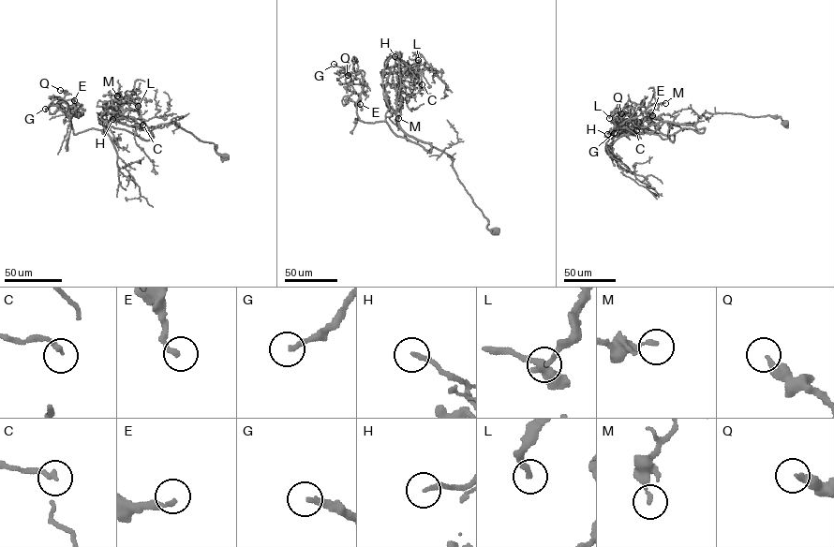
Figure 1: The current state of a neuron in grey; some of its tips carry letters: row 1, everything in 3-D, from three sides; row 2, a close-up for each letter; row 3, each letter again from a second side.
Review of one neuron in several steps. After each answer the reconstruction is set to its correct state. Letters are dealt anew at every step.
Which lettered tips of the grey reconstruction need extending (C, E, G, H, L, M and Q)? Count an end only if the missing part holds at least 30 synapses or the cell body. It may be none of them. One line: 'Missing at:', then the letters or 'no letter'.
Missing at: G

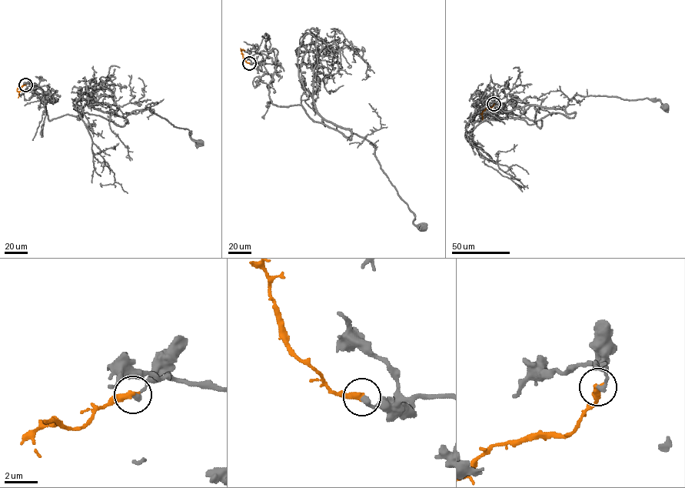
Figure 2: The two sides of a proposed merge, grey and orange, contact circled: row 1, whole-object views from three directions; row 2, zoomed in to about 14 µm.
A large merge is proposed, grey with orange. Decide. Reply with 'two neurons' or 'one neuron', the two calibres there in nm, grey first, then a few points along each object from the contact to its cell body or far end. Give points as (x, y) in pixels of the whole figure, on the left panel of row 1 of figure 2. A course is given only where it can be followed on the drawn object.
two neurons; calibres 320 and 400 nm; course grey (25, 85), (46, 85), (49, 120), (86, 112), (122, 126), (129, 114), (148, 108), (200, 142); course orange (25, 85), (17, 89), (18, 98)

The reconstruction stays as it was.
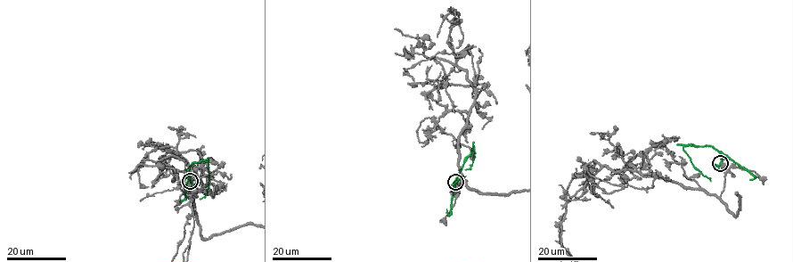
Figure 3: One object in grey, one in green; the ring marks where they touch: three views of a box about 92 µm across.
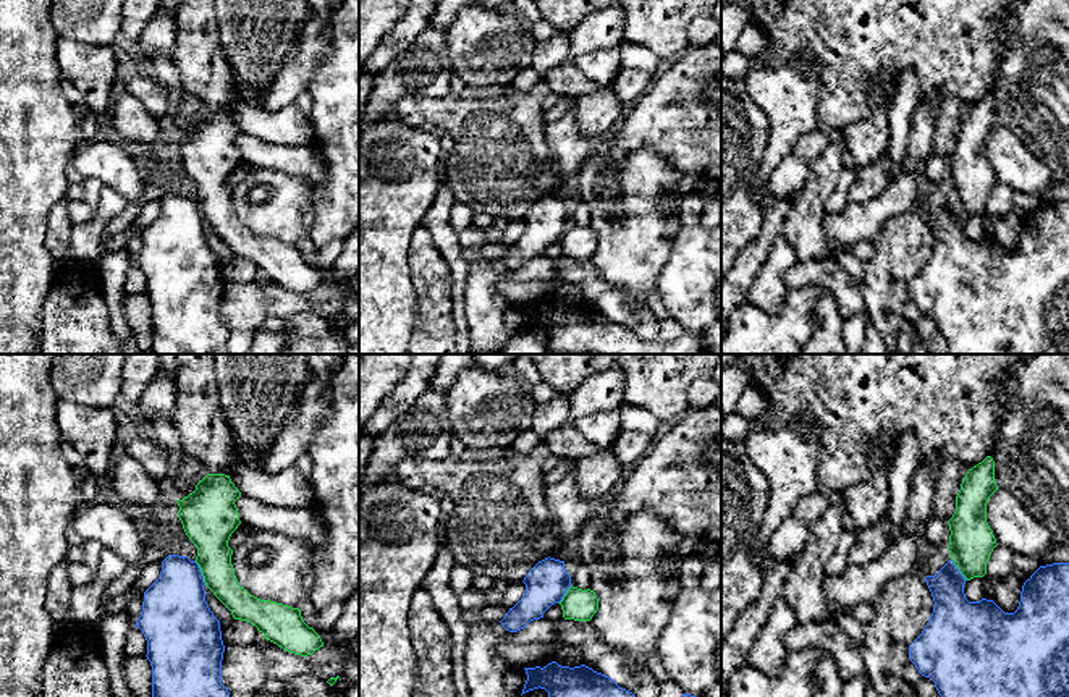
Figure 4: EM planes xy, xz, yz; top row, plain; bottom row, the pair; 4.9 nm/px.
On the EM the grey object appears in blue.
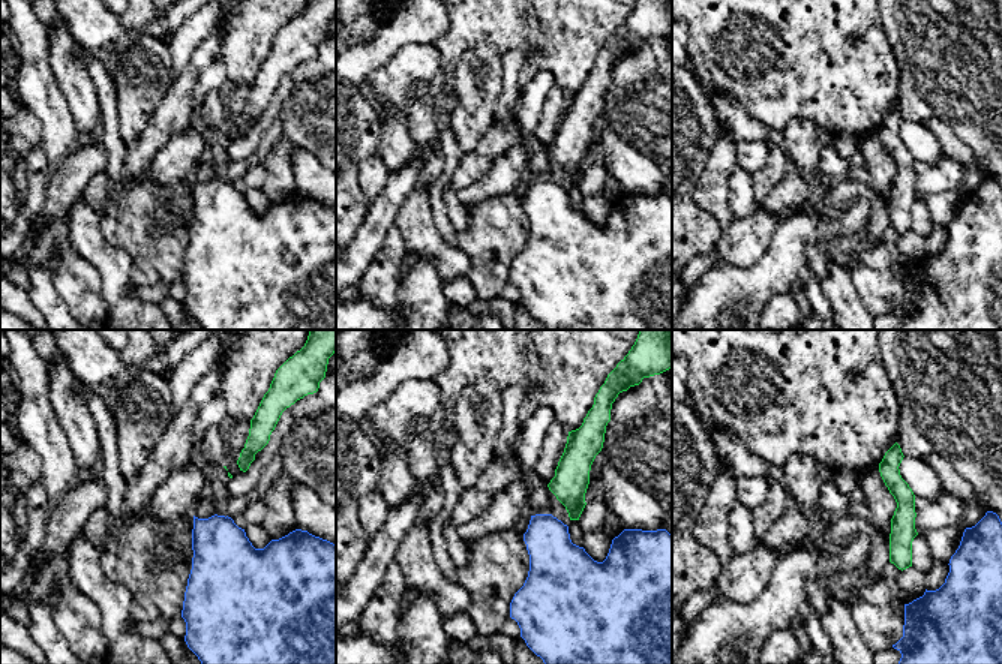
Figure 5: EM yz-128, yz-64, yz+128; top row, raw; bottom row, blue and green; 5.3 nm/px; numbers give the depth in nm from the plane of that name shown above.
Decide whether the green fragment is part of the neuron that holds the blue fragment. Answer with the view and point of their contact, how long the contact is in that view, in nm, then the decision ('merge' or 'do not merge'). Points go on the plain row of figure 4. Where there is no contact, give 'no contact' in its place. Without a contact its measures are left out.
xy (201, 211) | 130 nm | do not merge

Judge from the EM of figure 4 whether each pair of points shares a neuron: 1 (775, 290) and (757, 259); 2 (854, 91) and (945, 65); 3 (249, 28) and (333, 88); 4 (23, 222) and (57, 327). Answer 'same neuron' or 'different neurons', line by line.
1: different neurons
2: same neuron
3: different neurons
4: different neurons

